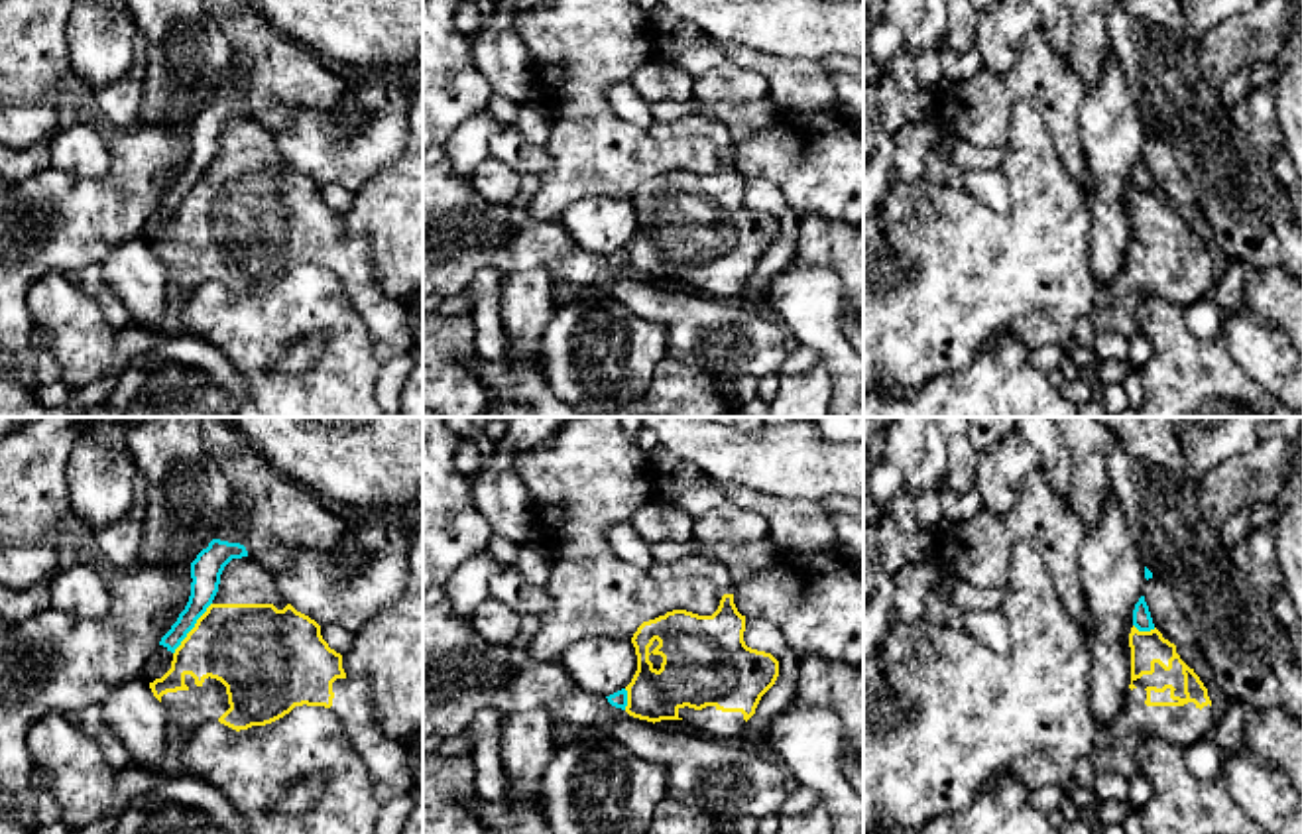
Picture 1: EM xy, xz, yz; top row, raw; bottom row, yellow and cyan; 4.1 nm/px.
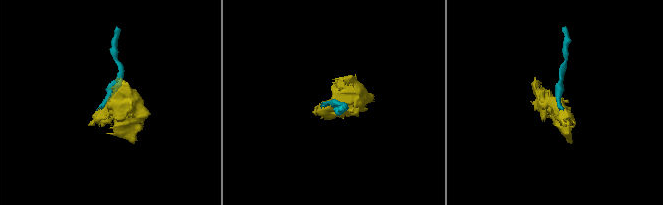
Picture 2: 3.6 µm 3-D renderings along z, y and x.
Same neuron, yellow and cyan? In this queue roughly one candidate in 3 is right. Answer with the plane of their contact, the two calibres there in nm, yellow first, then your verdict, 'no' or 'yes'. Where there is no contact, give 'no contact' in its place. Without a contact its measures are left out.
contact in xy; calibres 360 and 130 nm; no

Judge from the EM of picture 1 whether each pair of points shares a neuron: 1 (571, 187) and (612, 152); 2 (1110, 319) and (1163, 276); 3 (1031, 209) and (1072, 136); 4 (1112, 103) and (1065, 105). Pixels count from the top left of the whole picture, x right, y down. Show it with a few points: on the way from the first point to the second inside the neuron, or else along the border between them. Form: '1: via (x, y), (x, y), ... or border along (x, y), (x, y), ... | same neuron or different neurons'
1: via (581, 178), (602, 156) | same neuron
2: via (1120, 305), (1149, 276) | same neuron
3: border along (1041, 115), (1063, 166), (1082, 183) | different neurons
4: border along (1090, 89), (1080, 105), (1080, 142), (1084, 150) | different neurons

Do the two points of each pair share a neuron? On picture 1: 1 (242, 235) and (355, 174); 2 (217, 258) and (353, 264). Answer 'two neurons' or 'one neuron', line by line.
1: two neurons
2: one neuron

